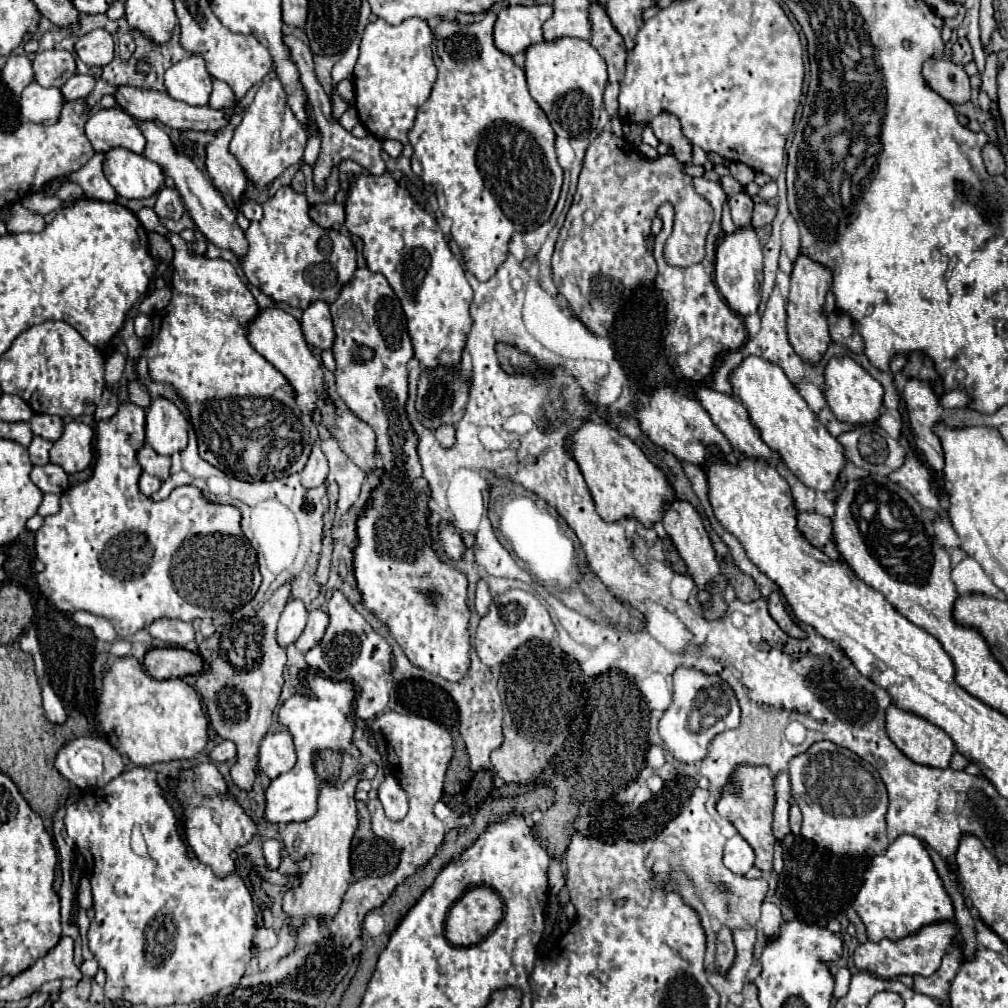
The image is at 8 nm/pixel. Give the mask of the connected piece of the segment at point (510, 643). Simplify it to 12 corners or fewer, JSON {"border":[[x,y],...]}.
{"border":[[526,590],[492,598],[474,644],[496,666],[530,638],[554,644],[546,606]]}

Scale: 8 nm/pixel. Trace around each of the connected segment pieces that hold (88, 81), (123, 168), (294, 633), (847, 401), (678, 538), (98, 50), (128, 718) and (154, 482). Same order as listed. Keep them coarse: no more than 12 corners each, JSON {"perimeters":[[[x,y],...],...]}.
{"perimeters":[[[74,74],[60,88],[68,102],[86,98],[96,78]],[[126,148],[104,154],[104,176],[122,198],[148,198],[162,168]],[[290,600],[278,622],[278,644],[286,648],[302,634],[304,602]],[[834,356],[824,398],[840,422],[880,414],[882,386],[856,360]],[[686,500],[664,504],[662,526],[702,588],[720,574],[710,536]],[[92,30],[76,40],[74,52],[88,66],[114,56],[110,32]],[[132,656],[104,674],[98,724],[138,766],[192,760],[208,718],[182,678]],[[146,472],[140,476],[140,492],[150,496],[160,488],[162,480]]]}

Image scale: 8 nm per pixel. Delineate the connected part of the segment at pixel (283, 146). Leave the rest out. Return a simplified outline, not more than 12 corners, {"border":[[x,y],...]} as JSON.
{"border":[[280,80],[258,88],[230,152],[266,186],[302,160],[310,126]]}

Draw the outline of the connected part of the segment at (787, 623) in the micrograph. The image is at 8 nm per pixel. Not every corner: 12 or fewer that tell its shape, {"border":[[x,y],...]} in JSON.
{"border":[[780,594],[768,598],[770,616],[794,638],[806,638],[806,632],[786,612]]}

